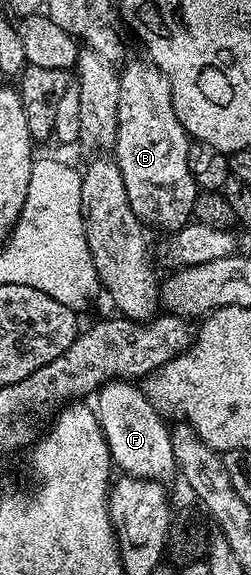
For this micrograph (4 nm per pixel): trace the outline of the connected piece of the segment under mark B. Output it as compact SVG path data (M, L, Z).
M153 61L123 62L119 70L118 135L114 160L126 185L134 215L145 226L175 231L193 220L198 186L188 162L188 132L174 115L174 99L166 75Z

